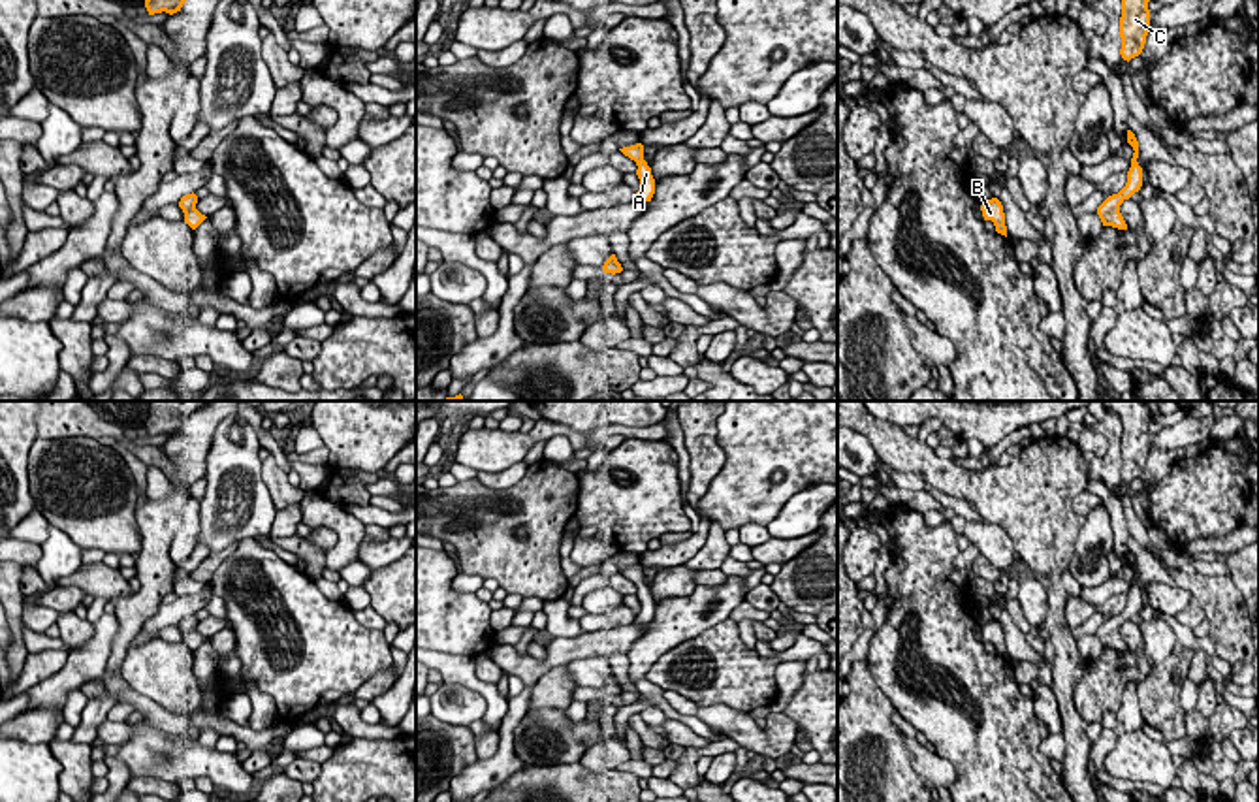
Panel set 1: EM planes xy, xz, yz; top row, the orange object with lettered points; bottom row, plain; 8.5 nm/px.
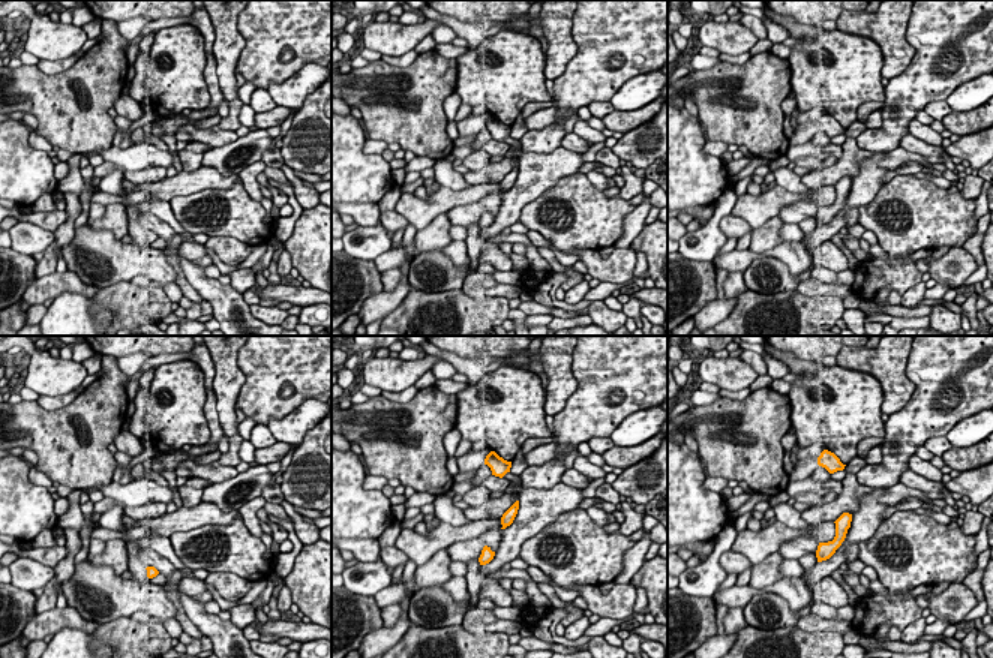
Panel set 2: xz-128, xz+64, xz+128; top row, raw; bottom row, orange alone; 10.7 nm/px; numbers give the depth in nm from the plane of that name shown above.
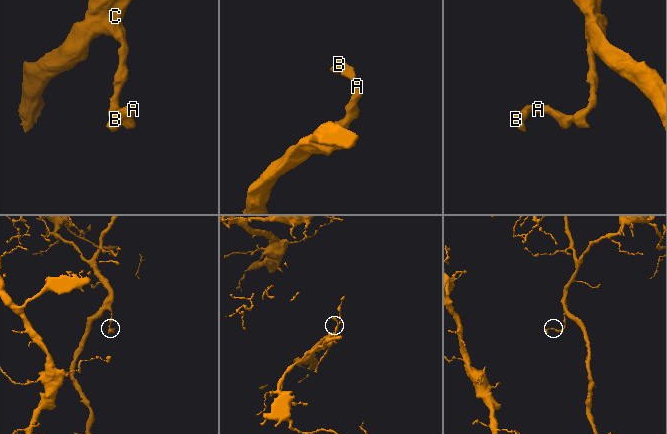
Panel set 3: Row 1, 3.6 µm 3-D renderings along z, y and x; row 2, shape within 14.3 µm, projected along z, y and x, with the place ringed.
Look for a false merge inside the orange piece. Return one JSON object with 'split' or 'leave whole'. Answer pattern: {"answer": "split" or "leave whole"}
{"answer": "split"}

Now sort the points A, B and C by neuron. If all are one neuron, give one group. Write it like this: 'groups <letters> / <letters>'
groups A B / C

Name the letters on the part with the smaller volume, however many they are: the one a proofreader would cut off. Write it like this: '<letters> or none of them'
A, B

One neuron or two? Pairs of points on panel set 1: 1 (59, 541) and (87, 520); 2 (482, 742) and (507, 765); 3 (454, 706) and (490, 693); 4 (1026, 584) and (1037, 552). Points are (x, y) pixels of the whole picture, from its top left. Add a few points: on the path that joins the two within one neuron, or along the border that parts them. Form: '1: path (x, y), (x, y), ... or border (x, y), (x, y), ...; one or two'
1: border (49, 524), (57, 526), (81, 550); two
2: border (499, 733), (499, 748), (492, 755), (478, 759); two
3: border (445, 682), (475, 689), (486, 703), (484, 718); two
4: border (1035, 575), (1047, 599), (1045, 620); two

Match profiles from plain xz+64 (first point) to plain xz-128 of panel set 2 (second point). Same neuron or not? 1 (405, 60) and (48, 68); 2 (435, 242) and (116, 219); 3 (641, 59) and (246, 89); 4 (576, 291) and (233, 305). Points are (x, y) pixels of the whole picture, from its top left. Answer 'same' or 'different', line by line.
1: same
2: same
3: different
4: different

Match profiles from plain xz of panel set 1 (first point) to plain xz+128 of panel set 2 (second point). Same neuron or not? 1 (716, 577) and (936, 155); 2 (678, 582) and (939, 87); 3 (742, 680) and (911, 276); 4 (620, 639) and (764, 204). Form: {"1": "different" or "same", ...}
{"1": "same", "2": "same", "3": "same", "4": "same"}

